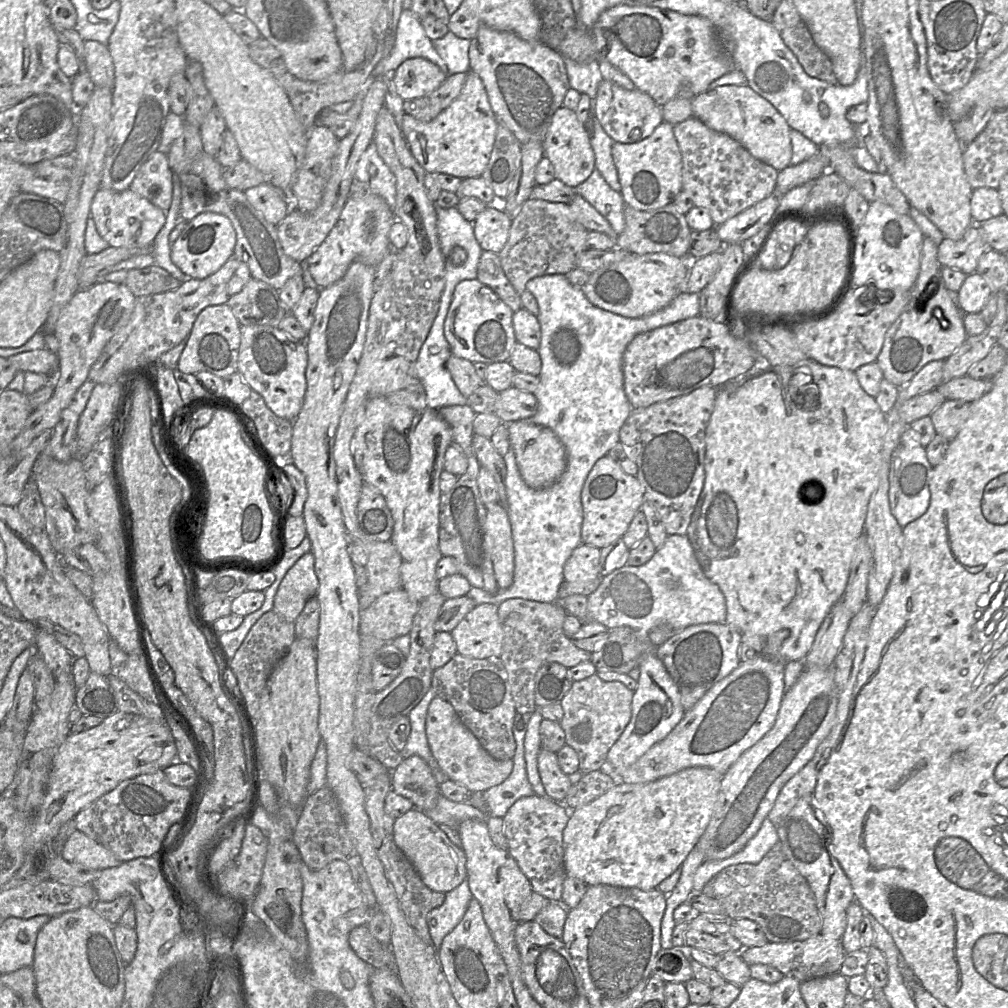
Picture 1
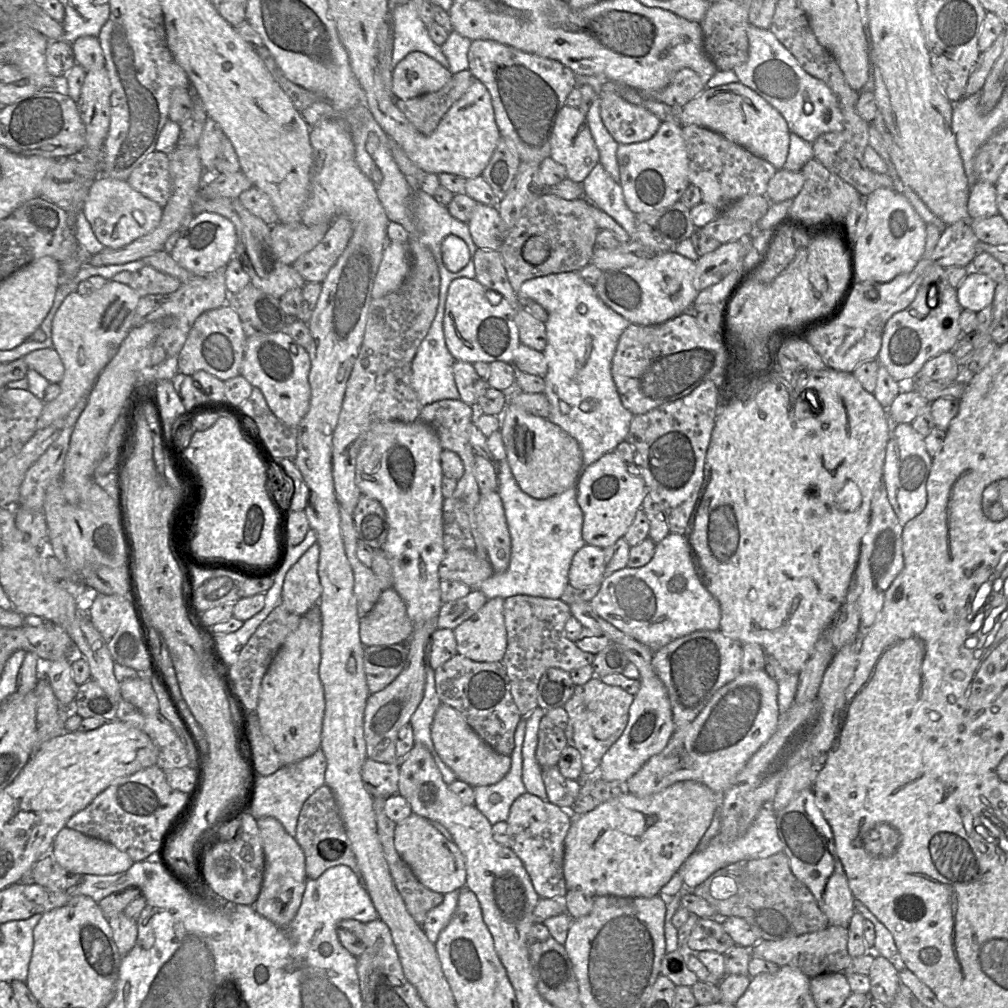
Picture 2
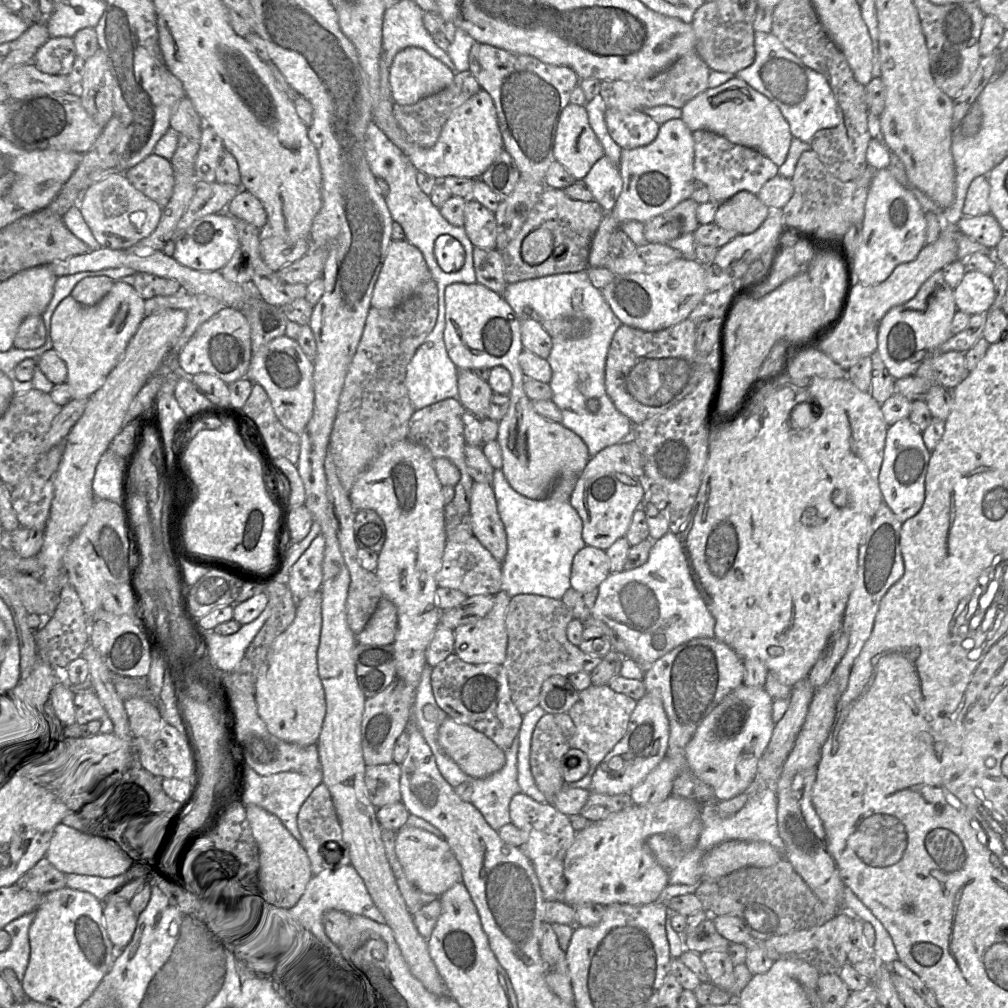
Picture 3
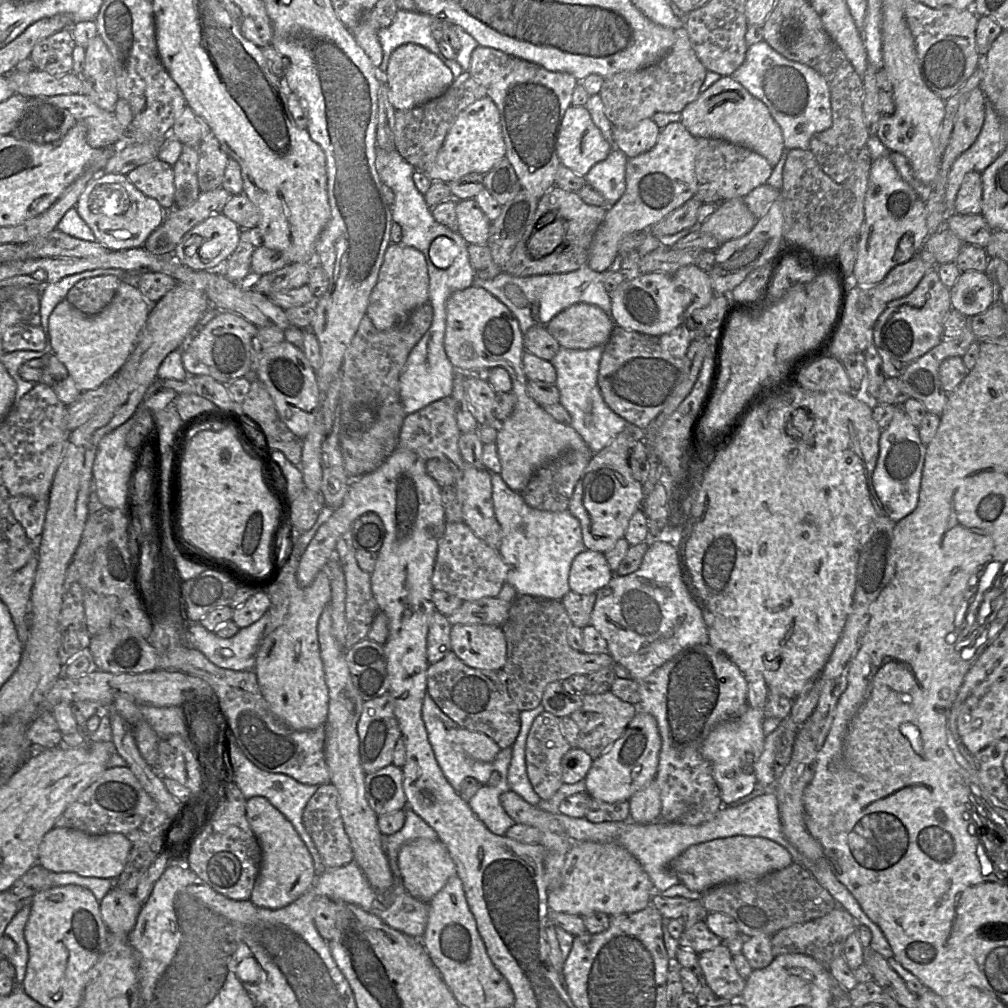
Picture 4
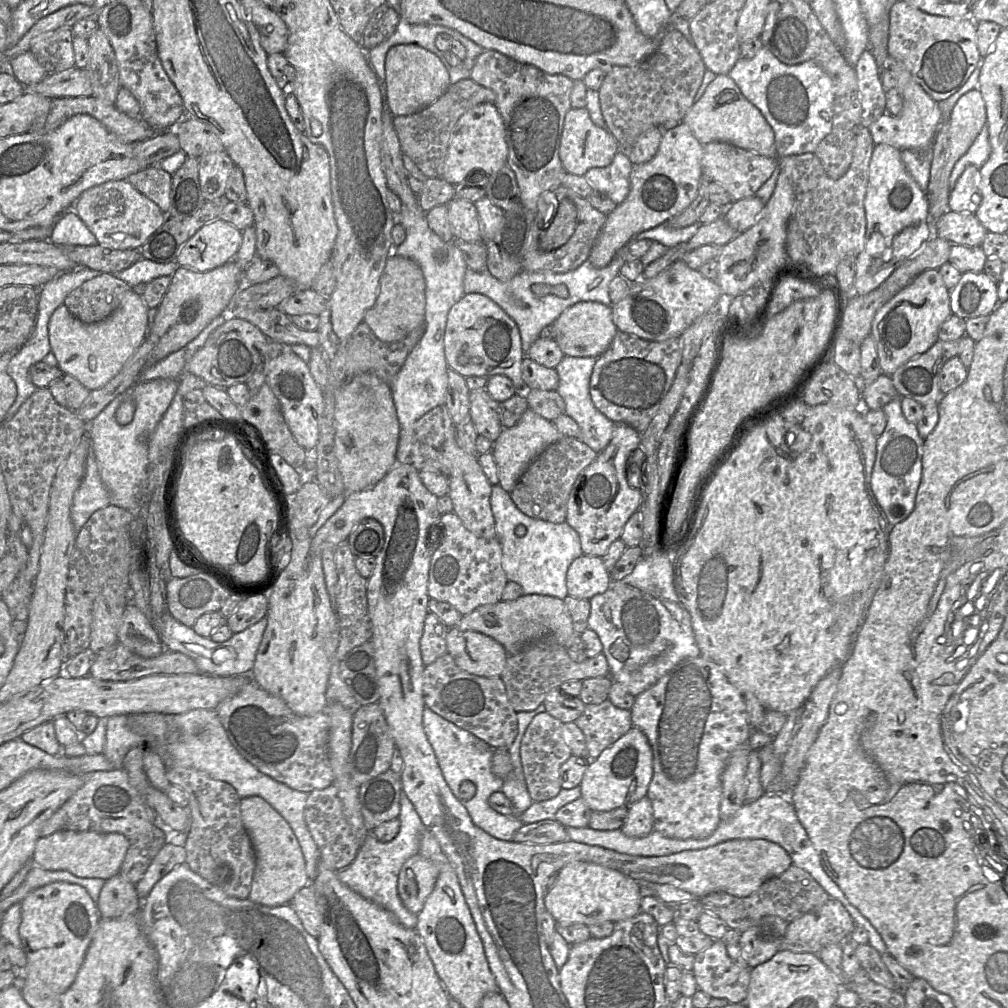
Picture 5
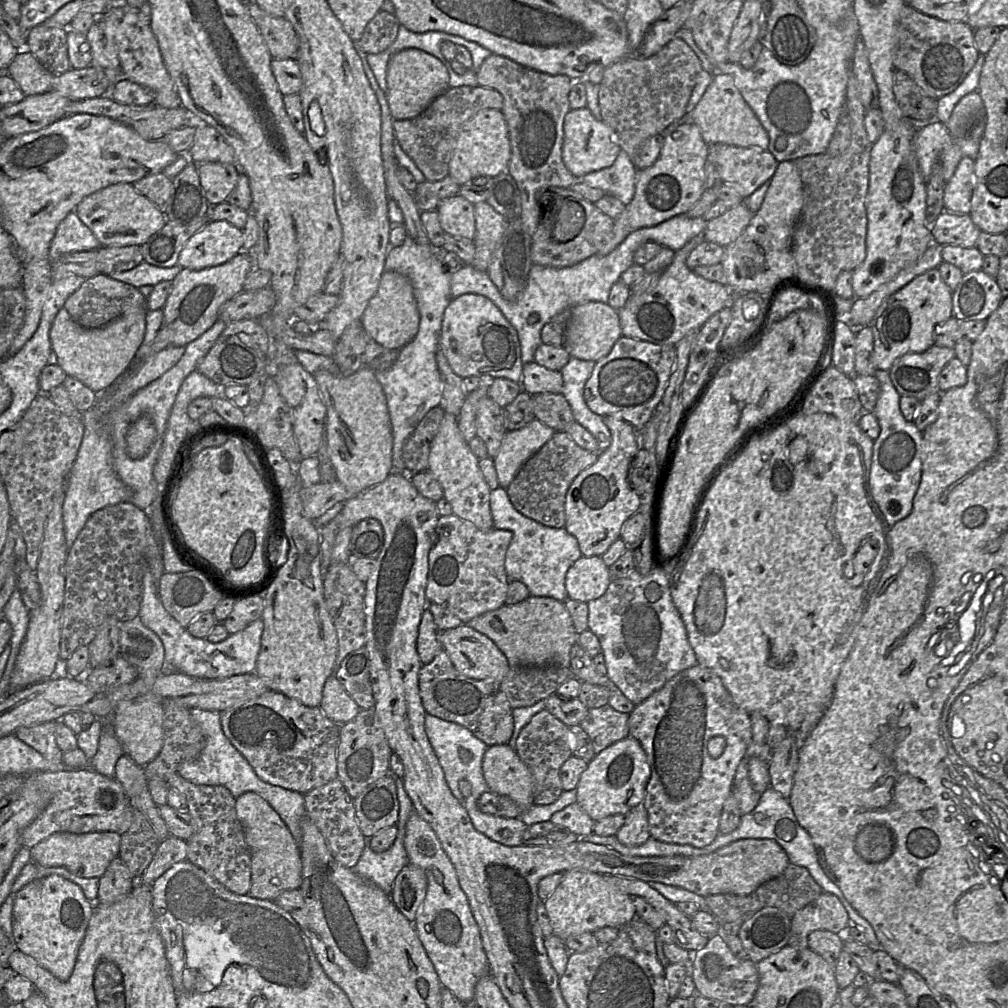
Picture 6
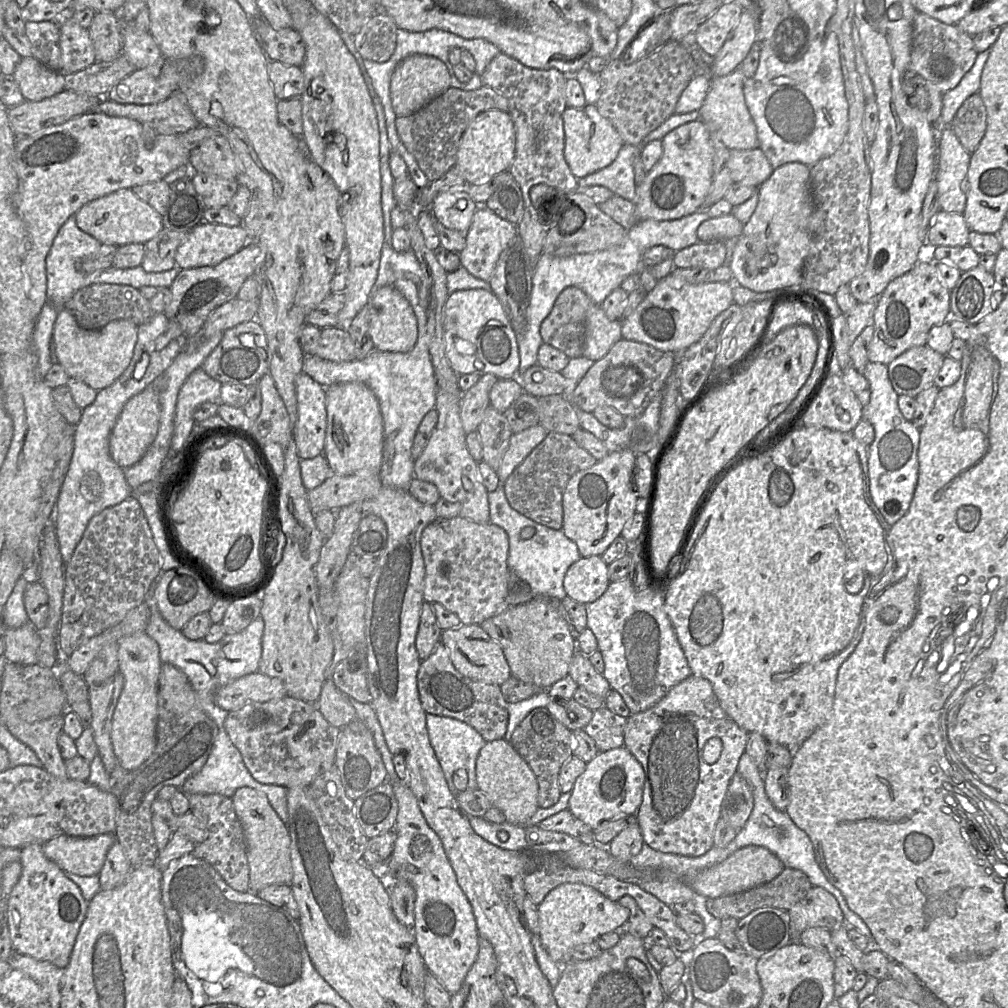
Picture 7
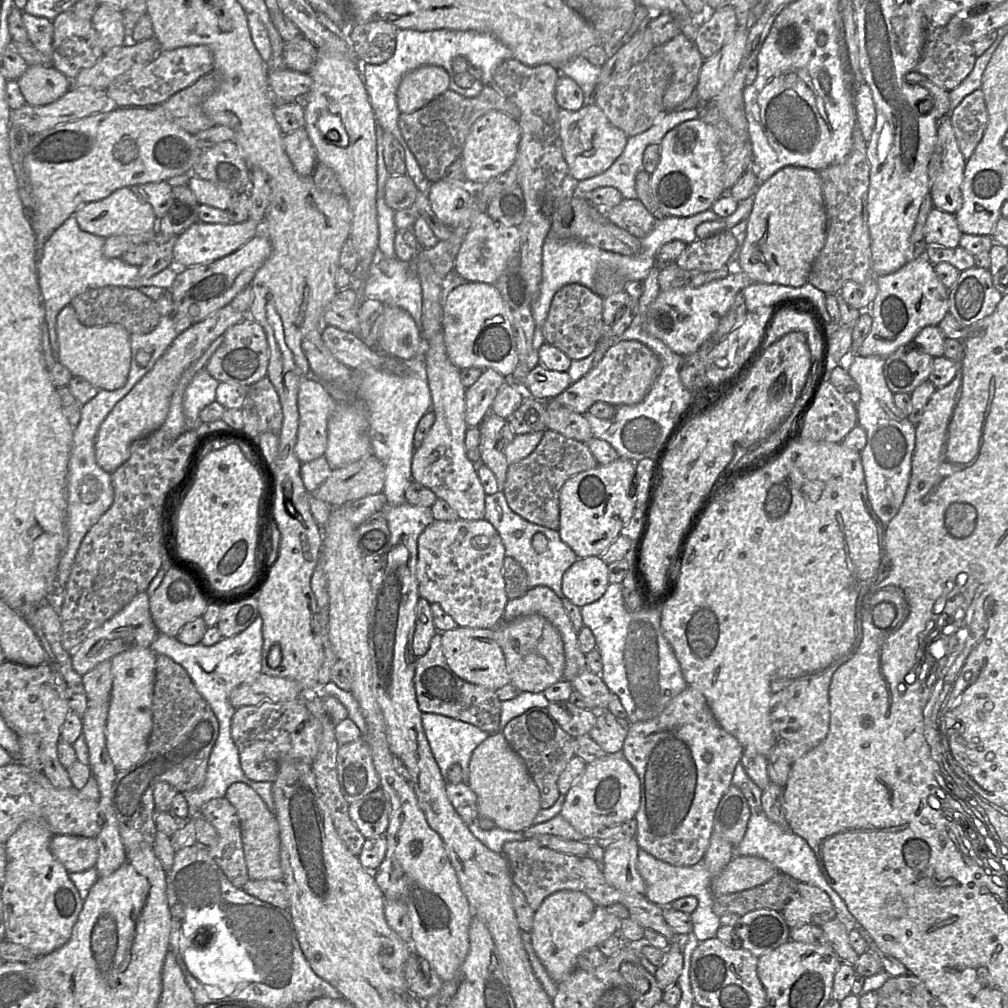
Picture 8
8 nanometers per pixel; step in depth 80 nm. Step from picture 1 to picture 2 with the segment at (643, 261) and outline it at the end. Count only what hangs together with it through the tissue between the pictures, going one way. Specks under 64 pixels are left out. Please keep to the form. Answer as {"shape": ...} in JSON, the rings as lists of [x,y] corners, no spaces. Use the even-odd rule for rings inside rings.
{"shape":[[[673,251],[619,270],[604,271],[594,285],[597,296],[632,324],[651,326],[684,313],[697,298],[694,287],[696,263]]]}

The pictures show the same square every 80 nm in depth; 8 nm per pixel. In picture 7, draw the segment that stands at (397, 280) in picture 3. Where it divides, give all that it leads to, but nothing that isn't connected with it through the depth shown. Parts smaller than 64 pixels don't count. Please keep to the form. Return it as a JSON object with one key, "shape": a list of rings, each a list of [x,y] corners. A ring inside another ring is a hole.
{"shape":[[[384,286],[374,290],[369,307],[369,335],[375,349],[382,352],[411,351],[418,339],[418,327],[413,308],[405,297],[394,287]]]}

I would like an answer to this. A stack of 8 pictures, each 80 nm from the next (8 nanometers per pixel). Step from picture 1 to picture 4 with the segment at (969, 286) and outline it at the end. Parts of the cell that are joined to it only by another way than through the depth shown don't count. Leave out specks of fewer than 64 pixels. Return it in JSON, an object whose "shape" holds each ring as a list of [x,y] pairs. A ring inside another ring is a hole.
{"shape":[[[966,271],[962,272],[955,285],[950,288],[951,304],[954,310],[961,312],[968,318],[987,311],[993,304],[999,303],[999,296],[993,283],[985,272]]]}

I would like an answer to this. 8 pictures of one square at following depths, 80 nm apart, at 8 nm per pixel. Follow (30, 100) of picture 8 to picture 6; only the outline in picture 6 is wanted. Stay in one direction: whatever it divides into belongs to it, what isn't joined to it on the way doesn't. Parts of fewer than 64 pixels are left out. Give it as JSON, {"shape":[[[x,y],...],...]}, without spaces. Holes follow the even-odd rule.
{"shape":[[[20,49],[7,69],[26,96],[53,90],[57,75],[44,67],[27,49]]]}

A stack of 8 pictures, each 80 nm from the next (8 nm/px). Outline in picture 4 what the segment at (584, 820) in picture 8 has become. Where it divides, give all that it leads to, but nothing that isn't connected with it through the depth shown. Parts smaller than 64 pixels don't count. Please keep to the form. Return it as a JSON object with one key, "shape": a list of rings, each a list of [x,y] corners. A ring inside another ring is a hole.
{"shape":[[[637,711],[620,738],[593,760],[586,775],[586,793],[596,800],[607,803],[629,800],[633,794],[654,781],[661,750],[661,736],[657,721],[649,713]]]}

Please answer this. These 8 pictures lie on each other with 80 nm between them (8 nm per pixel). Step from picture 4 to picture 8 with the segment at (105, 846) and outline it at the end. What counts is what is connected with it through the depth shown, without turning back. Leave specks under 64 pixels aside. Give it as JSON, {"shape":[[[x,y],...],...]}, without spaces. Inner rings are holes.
{"shape":[[[55,835],[49,849],[68,873],[82,872],[95,867],[98,845],[95,837]]]}

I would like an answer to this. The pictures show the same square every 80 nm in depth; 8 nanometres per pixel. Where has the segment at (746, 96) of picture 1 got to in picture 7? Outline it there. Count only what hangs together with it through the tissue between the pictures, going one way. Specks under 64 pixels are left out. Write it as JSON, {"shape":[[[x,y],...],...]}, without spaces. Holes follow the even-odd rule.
{"shape":[[[741,66],[726,76],[713,77],[705,101],[698,110],[699,119],[711,135],[721,140],[729,150],[750,150],[759,147],[757,128],[744,98],[745,79]]]}

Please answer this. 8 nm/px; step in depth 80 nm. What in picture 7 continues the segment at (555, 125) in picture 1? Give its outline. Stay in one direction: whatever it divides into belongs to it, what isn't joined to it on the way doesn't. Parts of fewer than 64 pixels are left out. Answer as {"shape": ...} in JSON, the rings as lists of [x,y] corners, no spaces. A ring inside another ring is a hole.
{"shape":[[[596,105],[582,108],[567,107],[562,115],[564,129],[564,158],[571,173],[580,179],[610,165],[617,157],[624,142],[612,123],[603,117]]]}

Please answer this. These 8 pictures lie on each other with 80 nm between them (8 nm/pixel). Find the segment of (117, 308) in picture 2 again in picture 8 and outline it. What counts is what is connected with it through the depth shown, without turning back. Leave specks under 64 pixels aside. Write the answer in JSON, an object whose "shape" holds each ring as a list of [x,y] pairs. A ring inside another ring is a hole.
{"shape":[[[71,305],[65,306],[57,316],[56,335],[59,346],[58,361],[72,376],[87,380],[98,390],[122,387],[130,370],[130,333],[120,324],[86,327],[80,323]]]}

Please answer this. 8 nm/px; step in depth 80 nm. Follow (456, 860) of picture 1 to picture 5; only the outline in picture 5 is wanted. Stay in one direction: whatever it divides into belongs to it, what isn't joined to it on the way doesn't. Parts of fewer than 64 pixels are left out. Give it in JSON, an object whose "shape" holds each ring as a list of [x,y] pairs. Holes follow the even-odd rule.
{"shape":[[[420,854],[413,855],[403,864],[397,889],[402,903],[411,913],[420,913],[435,887],[438,875],[438,866]]]}

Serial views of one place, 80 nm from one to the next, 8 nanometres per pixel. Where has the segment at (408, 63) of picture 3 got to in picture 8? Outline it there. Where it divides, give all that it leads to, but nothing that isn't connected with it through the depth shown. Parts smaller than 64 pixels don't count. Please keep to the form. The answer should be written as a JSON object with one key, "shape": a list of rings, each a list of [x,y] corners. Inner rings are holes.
{"shape":[[[422,66],[407,73],[397,90],[400,114],[410,114],[422,108],[449,89],[449,82],[448,72],[439,66]]]}

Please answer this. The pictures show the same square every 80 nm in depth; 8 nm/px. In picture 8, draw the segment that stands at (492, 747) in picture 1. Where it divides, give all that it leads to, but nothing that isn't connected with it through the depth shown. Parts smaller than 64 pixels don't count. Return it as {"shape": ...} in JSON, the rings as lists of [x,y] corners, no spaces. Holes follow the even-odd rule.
{"shape":[[[435,633],[428,651],[416,659],[414,687],[419,709],[422,713],[440,714],[470,723],[489,735],[498,732],[502,702],[494,690],[467,682],[452,672],[442,652],[441,633]]]}

